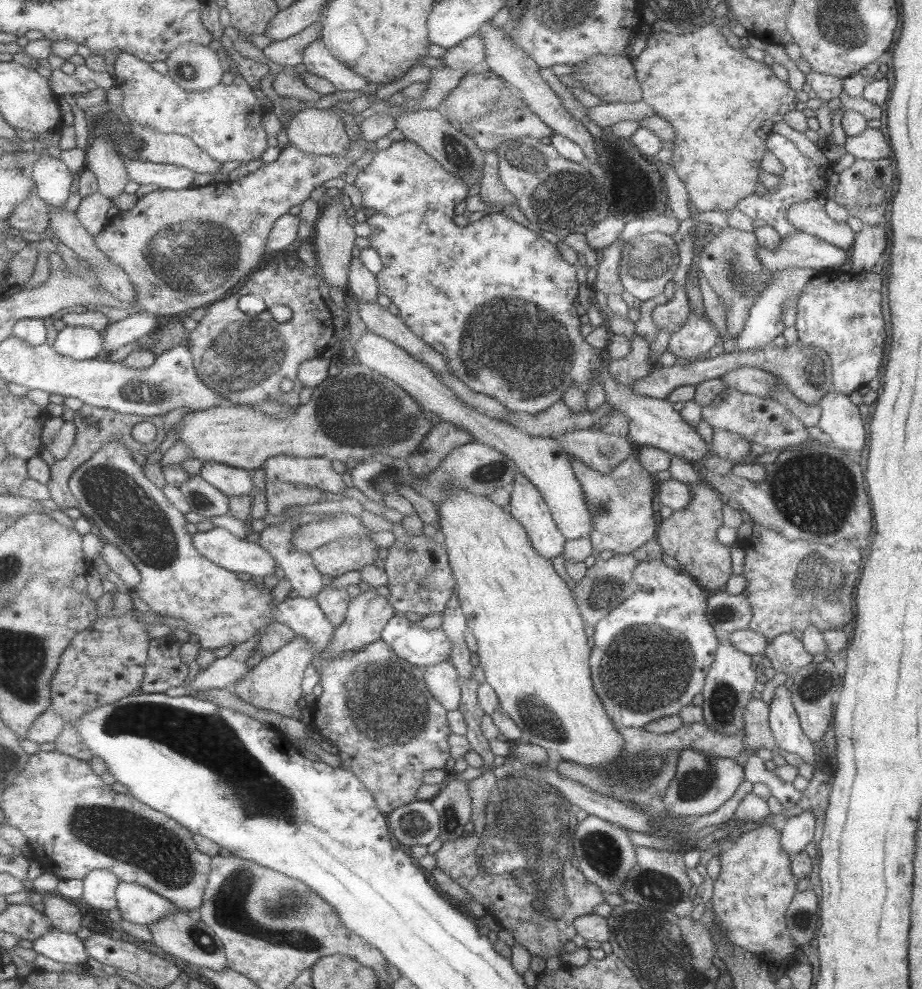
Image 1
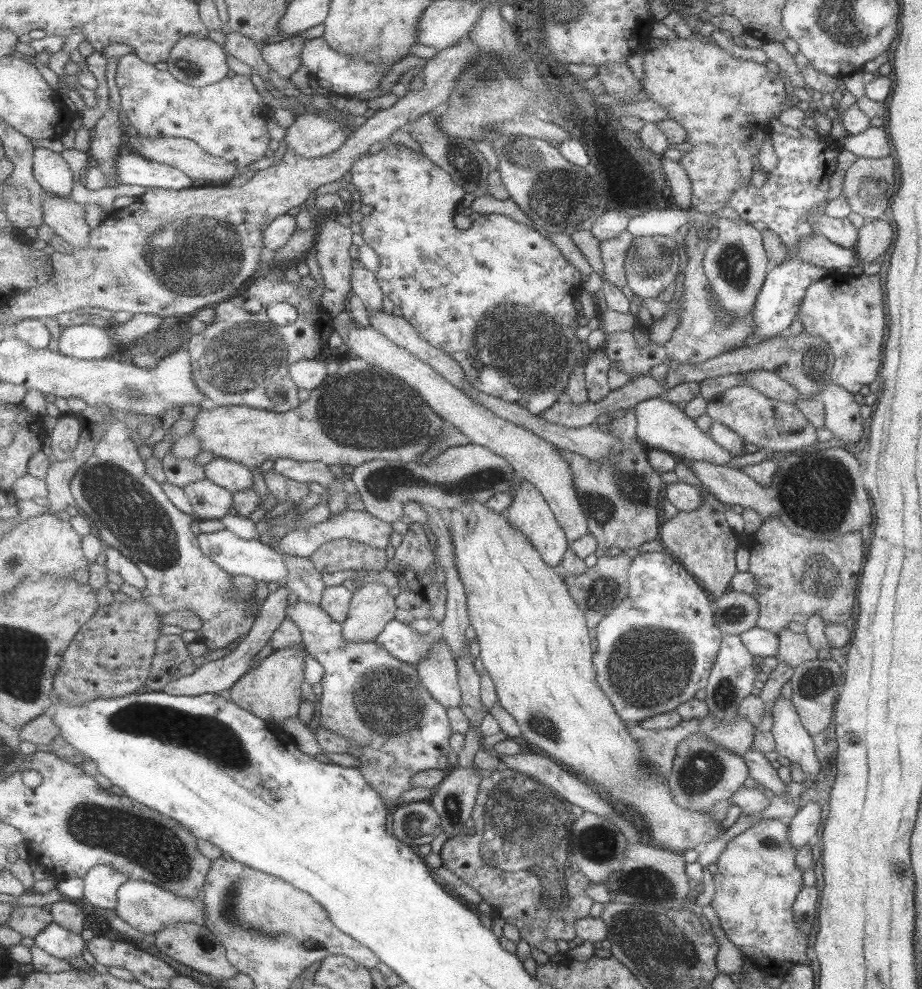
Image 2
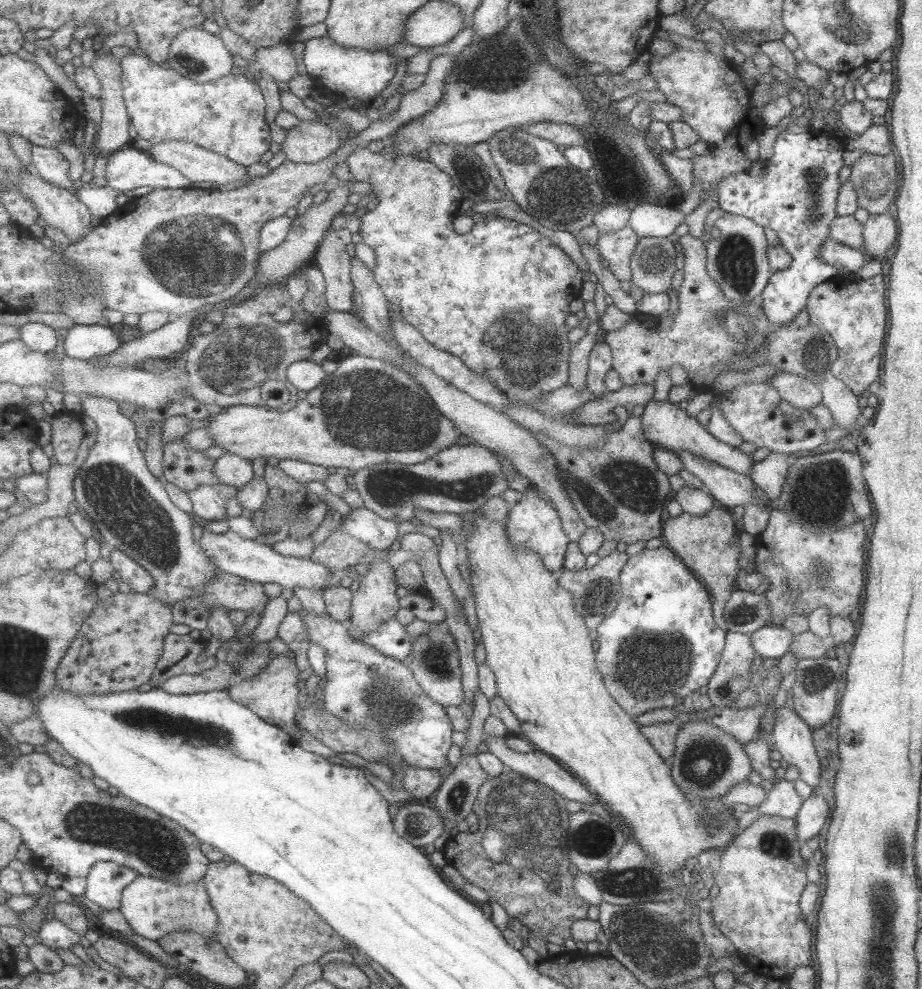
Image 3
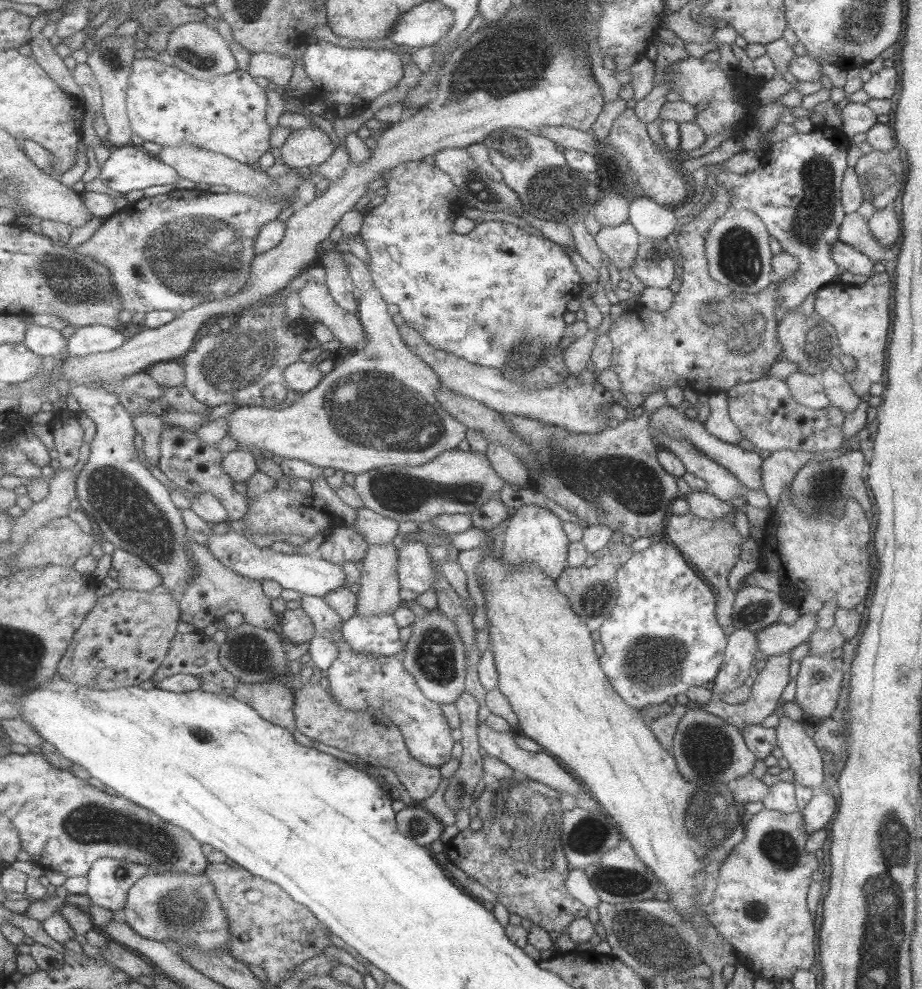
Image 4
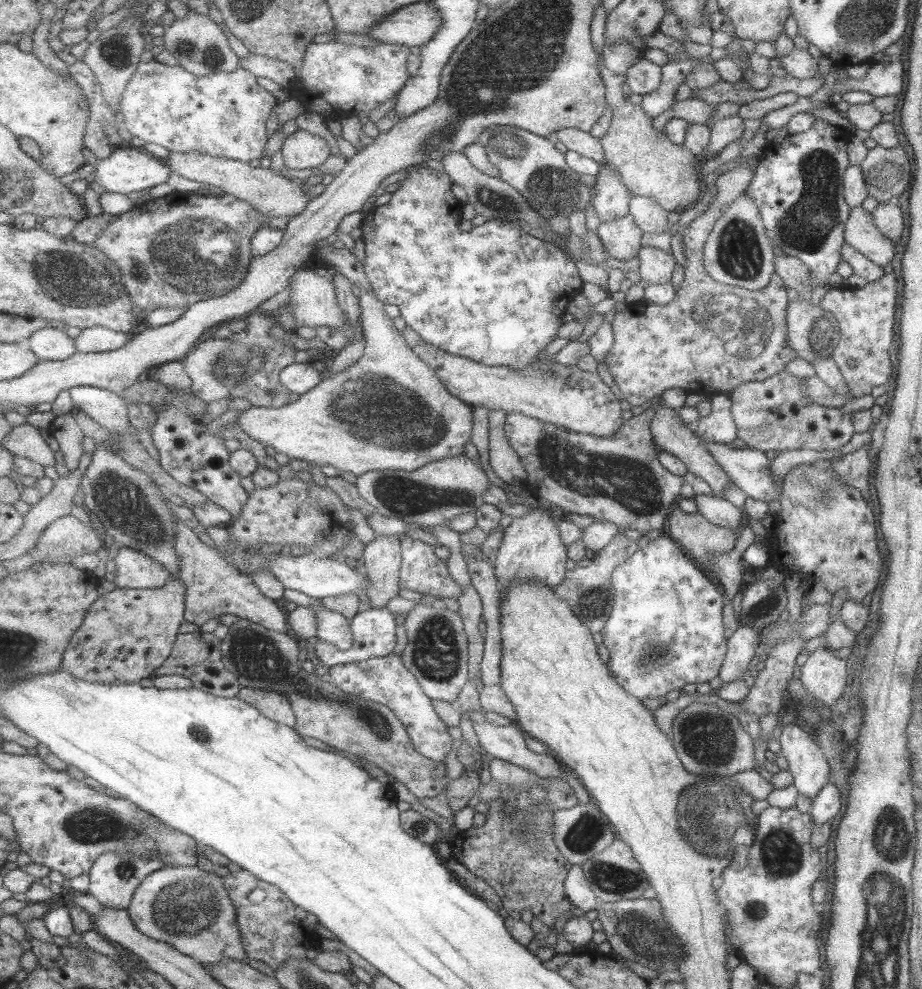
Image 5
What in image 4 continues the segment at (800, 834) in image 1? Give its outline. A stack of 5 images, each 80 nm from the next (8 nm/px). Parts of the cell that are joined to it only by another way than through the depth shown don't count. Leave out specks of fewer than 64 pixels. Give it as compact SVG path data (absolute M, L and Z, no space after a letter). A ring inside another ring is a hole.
M820 790L814 793L811 800L800 811L803 817L804 830L810 834L824 828L829 823L834 812L835 801L828 790Z

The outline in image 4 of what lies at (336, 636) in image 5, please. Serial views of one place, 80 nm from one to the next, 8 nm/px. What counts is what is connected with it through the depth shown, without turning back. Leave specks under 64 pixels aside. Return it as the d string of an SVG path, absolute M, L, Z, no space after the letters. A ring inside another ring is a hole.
M301 594L301 607L311 618L316 626L316 633L319 636L332 638L333 635L344 637L344 620L339 613L331 608L325 600L325 597L313 596L310 594Z

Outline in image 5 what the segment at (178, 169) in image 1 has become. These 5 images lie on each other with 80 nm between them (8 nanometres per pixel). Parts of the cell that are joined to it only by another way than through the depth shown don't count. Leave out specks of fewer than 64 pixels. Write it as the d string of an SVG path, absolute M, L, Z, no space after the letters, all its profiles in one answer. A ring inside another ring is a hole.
M122 146L105 160L98 160L95 181L109 192L129 194L169 182L170 164L139 147Z

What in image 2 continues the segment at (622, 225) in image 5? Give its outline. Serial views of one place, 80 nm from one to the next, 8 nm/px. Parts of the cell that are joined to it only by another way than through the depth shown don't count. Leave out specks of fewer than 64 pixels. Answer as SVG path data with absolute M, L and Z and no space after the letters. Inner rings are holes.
M624 229L617 236L599 241L601 261L603 261L603 275L607 282L621 289L626 285L625 279L625 254L631 241L634 239L629 232Z

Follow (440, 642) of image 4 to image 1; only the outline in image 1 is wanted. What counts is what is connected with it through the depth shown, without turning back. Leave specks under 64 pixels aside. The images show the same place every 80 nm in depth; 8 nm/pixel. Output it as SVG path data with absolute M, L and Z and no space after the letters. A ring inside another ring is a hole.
M451 659L435 666L428 666L424 670L426 681L435 698L438 698L448 711L457 710L462 703L463 691L460 671Z

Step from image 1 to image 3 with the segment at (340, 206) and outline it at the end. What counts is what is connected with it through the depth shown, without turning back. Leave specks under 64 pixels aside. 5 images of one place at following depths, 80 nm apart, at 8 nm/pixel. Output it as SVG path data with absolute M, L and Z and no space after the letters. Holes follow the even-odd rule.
M347 228L329 229L316 254L318 269L325 279L327 307L343 313L356 310L353 294L352 258L347 246L353 242L353 233Z

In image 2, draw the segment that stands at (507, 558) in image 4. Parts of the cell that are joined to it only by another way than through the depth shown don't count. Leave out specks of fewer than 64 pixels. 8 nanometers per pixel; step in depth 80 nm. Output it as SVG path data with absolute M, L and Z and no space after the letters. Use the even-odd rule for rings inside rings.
M522 479L520 485L515 487L513 495L513 502L506 514L508 519L513 523L513 526L520 528L522 533L525 533L529 542L540 551L545 562L548 562L552 567L559 566L563 560L564 552L568 549L568 540L544 494L532 482Z

